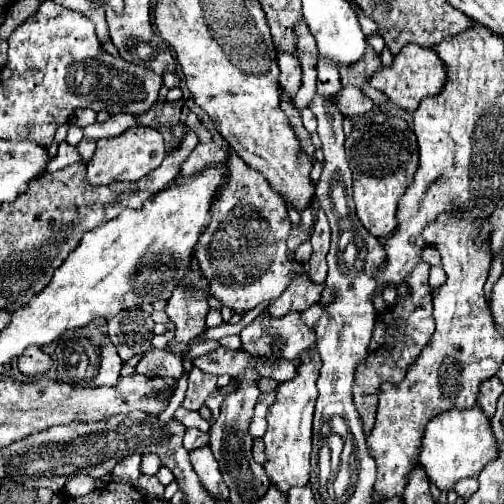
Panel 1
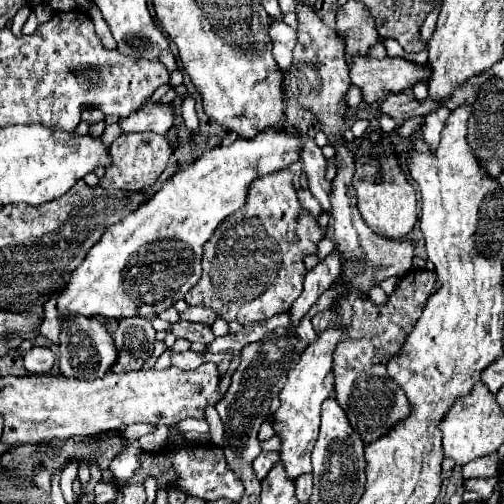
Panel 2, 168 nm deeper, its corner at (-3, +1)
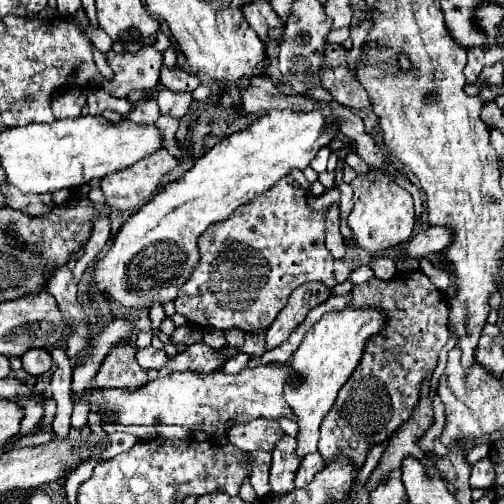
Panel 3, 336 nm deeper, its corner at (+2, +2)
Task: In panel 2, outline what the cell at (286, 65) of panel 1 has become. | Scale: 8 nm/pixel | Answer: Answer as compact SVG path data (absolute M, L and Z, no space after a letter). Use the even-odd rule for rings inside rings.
M275 21L269 29L269 35L273 41L273 57L279 65L279 69L283 73L287 73L293 63L293 49L297 43L297 33L283 21Z

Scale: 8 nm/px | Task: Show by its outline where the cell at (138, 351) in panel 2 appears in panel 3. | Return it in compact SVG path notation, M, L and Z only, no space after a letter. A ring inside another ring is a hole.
M134 342L120 344L118 348L114 348L106 356L100 372L94 376L94 386L96 388L136 390L136 388L142 388L144 384L148 384L150 382L148 374L146 374L146 370L142 370L136 364L134 352L136 352Z

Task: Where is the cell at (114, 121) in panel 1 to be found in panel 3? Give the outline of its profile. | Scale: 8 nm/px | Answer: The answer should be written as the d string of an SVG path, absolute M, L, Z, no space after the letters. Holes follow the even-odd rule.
M162 90L162 98L158 100L160 112L168 114L168 116L176 116L176 118L182 118L190 110L192 102L194 102L194 98L190 92L176 94L172 90Z

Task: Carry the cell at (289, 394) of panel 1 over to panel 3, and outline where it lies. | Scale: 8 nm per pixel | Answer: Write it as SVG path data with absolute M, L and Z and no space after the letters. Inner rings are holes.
M372 306L344 308L342 312L324 314L304 336L302 344L294 352L292 368L300 374L300 384L296 388L286 386L284 398L292 404L292 410L298 416L298 450L296 454L304 458L308 452L318 450L318 428L322 418L330 412L340 388L346 384L348 376L360 364L360 356L372 336L376 336L386 326L386 314Z

